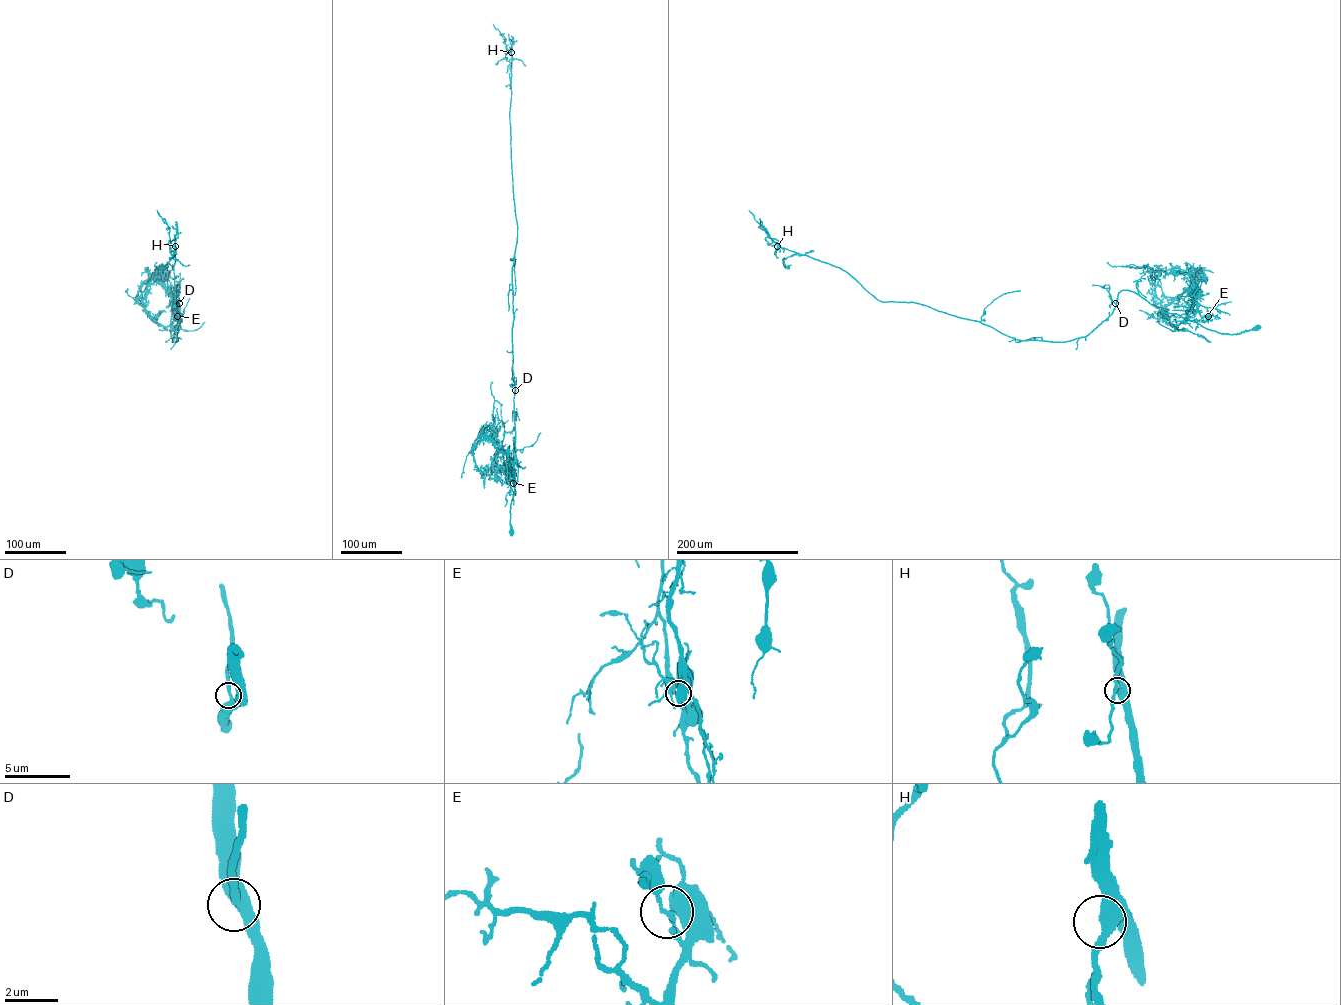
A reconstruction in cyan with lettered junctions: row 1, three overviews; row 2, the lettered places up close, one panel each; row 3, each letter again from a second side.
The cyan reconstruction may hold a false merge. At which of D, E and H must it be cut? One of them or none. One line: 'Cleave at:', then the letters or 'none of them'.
Cleave at: E

